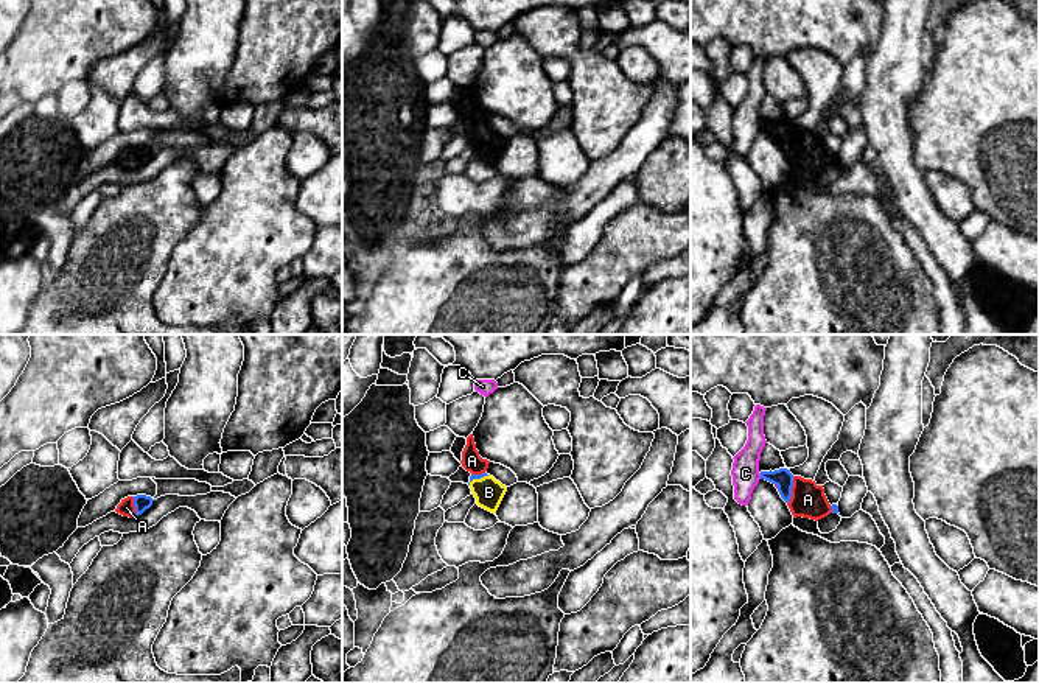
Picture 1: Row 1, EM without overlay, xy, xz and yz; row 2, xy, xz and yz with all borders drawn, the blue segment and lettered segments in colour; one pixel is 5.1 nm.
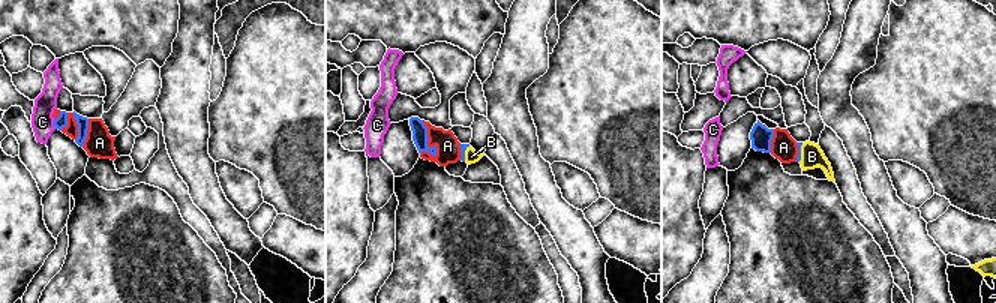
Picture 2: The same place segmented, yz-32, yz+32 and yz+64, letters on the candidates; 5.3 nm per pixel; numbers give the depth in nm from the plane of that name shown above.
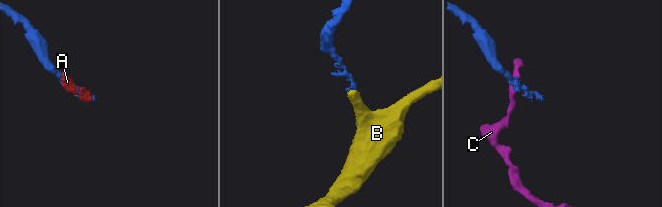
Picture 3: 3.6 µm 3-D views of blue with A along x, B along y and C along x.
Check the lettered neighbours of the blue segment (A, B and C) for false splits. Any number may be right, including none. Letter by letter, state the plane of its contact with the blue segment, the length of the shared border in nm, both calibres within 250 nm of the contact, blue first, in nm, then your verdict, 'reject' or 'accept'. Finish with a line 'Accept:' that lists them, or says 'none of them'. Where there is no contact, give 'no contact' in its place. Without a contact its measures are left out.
A: meets blue in yz; contact 150 nm long; 100 nm thick on the blue side, 180 nm on the other; accept
B: meets blue in xz; contact 120 nm long; 30 nm thick on the blue side, 150 nm on the other; accept
C: meets blue in yz; contact 30 nm long; 100 nm thick on the blue side, 140 nm on the other; reject
Accept: A, B

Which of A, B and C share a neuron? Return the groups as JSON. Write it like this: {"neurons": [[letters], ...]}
{"neurons": [["A", "B"], ["C"]]}

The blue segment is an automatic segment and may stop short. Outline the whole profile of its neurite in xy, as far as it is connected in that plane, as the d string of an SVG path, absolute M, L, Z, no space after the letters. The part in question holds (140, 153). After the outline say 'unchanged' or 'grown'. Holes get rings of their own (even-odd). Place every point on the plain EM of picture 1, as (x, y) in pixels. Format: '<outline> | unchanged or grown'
M146 146L128 148L128 149L121 151L121 154L117 157L115 163L123 168L129 168L129 170L138 168L152 157L152 152L154 151Z | grown

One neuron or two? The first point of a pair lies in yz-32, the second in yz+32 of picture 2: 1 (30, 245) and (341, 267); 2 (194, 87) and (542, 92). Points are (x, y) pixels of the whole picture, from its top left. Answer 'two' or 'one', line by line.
1: one
2: two

